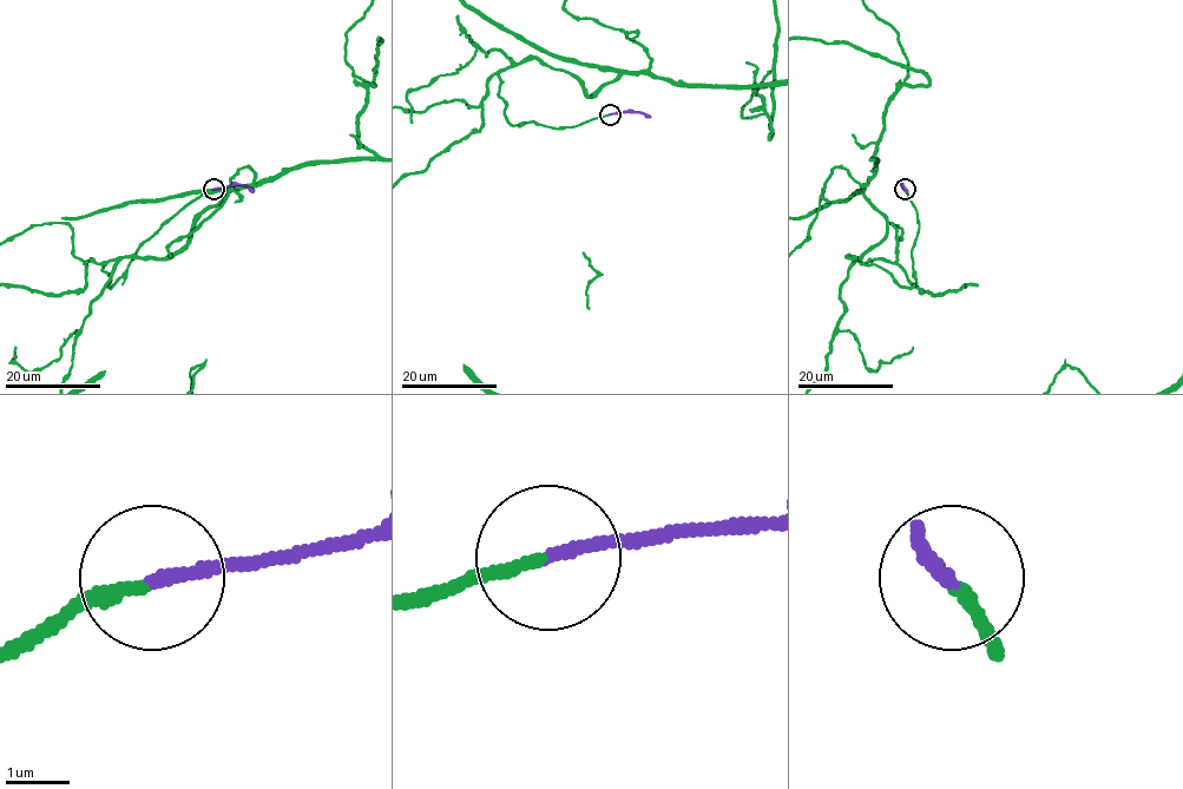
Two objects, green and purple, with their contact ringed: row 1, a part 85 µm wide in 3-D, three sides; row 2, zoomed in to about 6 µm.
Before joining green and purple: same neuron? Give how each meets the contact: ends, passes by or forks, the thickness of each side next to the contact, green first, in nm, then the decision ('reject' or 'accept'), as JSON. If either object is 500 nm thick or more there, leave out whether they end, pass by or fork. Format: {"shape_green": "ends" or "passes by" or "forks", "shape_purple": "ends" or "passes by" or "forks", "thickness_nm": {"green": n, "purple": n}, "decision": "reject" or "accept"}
{"shape_green": "ends", "shape_purple": "ends", "thickness_nm": {"green": 190, "purple": 200}, "decision": "accept"}

